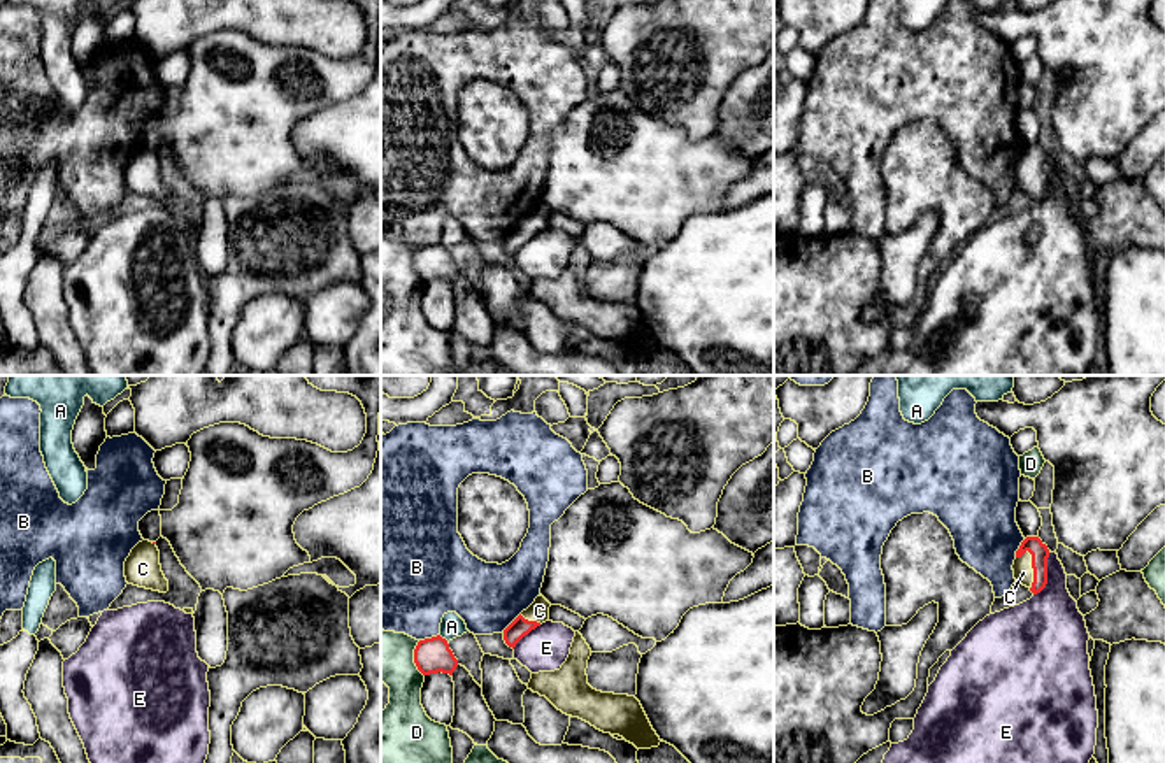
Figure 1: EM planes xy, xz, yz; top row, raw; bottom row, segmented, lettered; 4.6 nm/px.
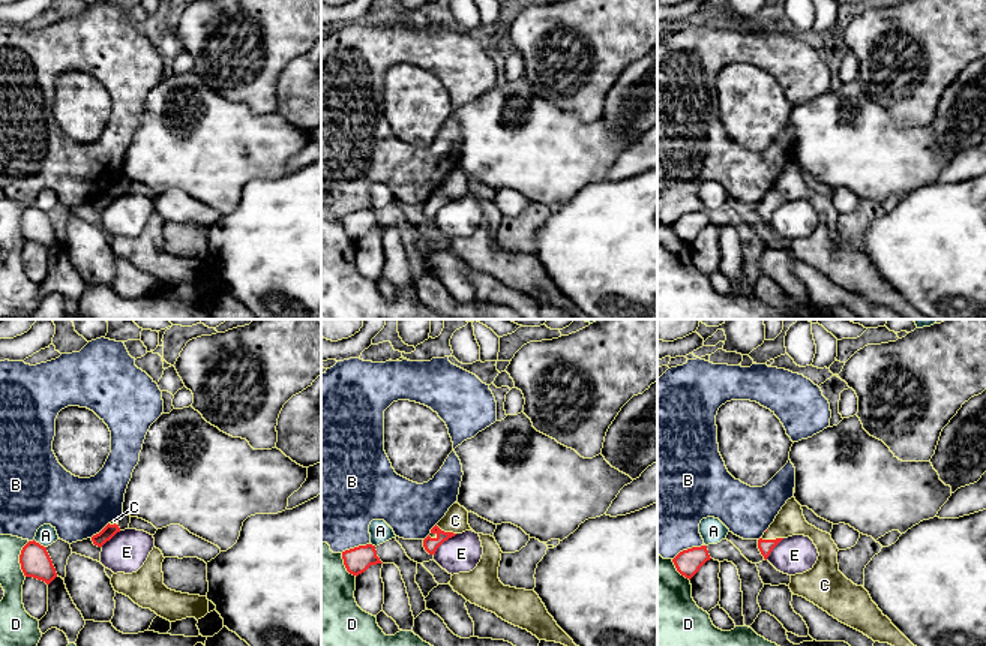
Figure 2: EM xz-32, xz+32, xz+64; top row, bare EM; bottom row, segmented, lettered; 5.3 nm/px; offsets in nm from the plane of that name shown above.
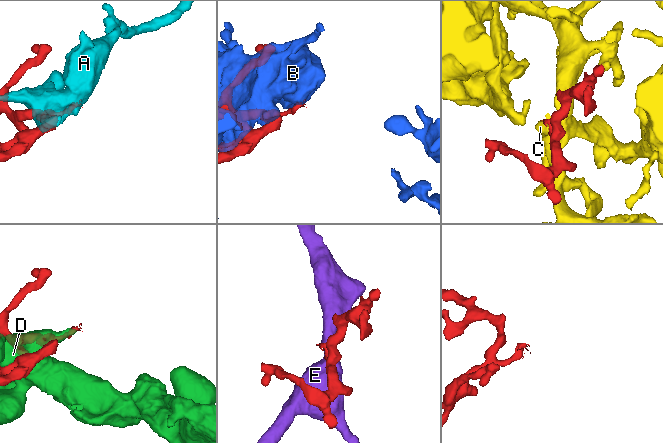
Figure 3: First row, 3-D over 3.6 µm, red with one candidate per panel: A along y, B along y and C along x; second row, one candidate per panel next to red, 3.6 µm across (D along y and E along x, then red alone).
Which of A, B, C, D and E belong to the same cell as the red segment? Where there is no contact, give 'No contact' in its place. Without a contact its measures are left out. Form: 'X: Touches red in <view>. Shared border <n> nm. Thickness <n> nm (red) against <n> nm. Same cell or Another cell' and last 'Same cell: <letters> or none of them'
A: Touches red in xz. Shared border 50 nm. Thickness 160 nm (red) against 110 nm. Another cell
B: Touches red in xz. Shared border 100 nm. Thickness 160 nm (red) against 400 nm. Another cell
C: Touches red in yz. Shared border 180 nm. Thickness 90 nm (red) against 90 nm. Same cell
D: Touches red in xz. Shared border 170 nm. Thickness 160 nm (red) against 240 nm. Another cell
E: Touches red in yz. Shared border 220 nm. Thickness 90 nm (red) against 320 nm. Another cell
Same cell: C

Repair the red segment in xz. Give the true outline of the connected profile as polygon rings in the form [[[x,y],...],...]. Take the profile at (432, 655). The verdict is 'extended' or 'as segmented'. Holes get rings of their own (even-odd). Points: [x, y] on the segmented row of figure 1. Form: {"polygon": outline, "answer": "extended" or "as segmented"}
{"polygon": [[[440,635],[419,640],[414,649],[414,663],[423,675],[430,674],[449,674],[458,667],[458,660],[454,658],[449,644]]], "answer": "as segmented"}

